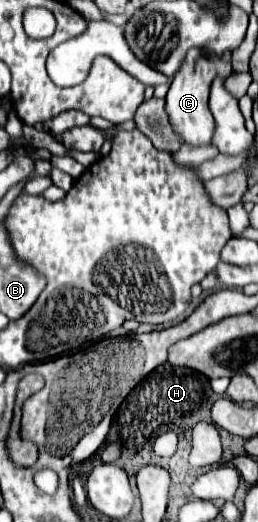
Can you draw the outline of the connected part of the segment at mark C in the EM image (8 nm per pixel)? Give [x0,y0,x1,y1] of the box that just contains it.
[167,49,231,147]

